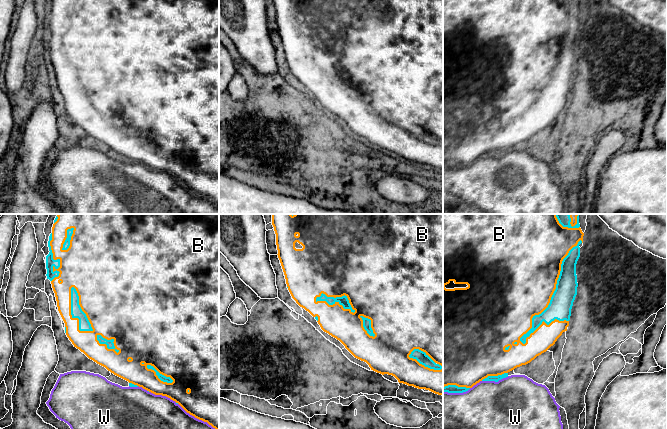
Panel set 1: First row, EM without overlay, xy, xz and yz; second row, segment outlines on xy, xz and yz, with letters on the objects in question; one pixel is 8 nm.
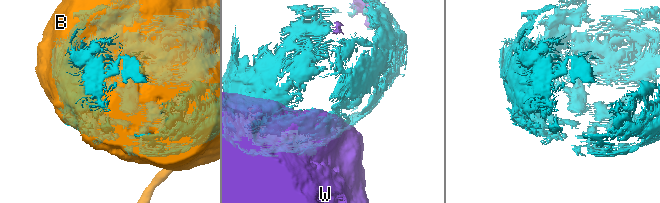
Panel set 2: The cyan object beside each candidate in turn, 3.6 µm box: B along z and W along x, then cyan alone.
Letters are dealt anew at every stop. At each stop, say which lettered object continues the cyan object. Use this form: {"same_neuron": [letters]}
{"same_neuron": ["B"]}

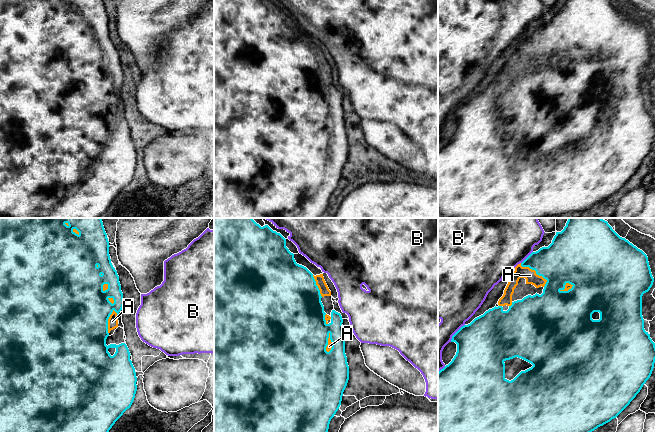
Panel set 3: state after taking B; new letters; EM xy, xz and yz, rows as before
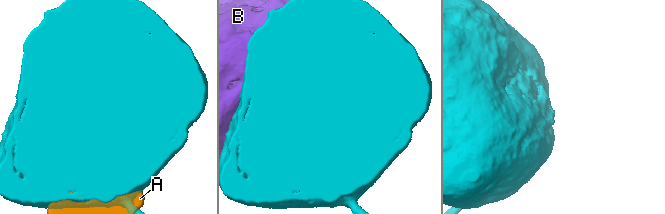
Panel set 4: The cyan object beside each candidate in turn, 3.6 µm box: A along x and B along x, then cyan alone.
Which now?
{"same_neuron": []}

